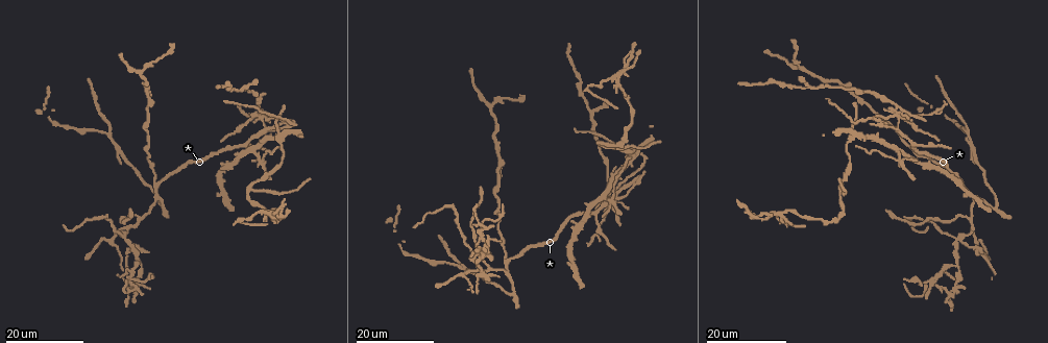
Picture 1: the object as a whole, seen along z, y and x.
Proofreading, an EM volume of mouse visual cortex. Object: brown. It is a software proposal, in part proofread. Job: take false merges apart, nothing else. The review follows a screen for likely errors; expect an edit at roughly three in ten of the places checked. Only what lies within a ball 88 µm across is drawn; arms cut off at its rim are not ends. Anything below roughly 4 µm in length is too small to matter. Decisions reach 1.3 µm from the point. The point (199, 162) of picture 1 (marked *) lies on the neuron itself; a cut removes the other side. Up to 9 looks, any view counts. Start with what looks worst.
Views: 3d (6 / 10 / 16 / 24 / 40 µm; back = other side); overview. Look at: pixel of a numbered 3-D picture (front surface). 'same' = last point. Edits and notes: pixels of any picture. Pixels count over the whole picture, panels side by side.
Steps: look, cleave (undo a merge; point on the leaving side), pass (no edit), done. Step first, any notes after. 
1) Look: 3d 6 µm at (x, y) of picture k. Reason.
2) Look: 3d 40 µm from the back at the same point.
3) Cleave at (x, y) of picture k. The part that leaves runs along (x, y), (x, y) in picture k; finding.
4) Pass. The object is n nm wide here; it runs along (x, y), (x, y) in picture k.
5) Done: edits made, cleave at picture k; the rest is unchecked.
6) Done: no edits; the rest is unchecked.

Look: 3d 16 µm at (899, 162) of picture 1. Four or more arms meet.

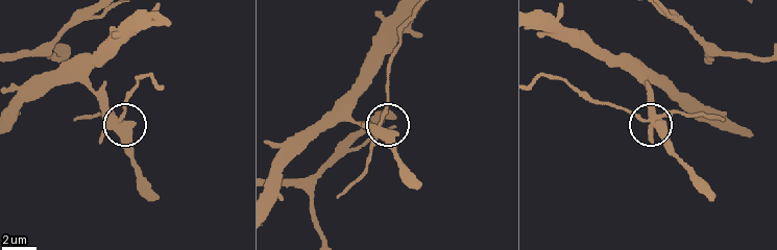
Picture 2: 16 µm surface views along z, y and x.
Look: 3d 10 µm at (653, 121) of picture 2. Closer look.

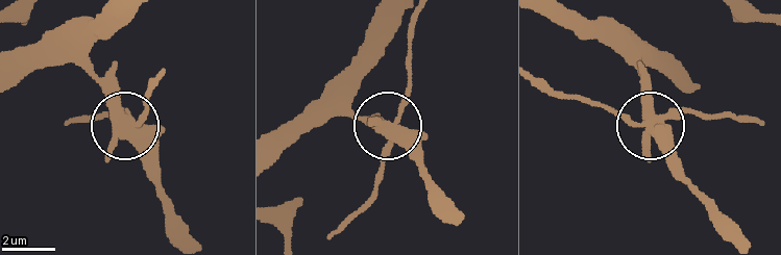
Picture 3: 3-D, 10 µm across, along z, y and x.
Pass. The side arm is 7 µm long; one neuron here.

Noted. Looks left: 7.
Look: 3d 16 µm at (250, 188) of picture 1.

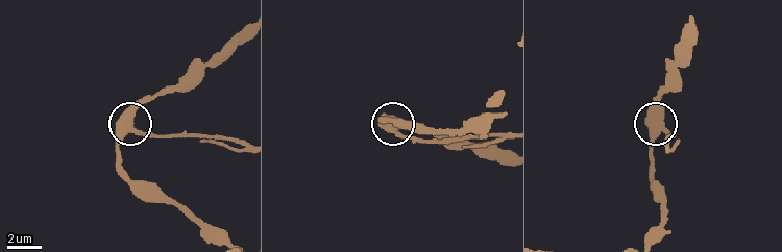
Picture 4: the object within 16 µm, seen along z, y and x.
Look: 3d 6 µm at (394, 134) of picture 4.

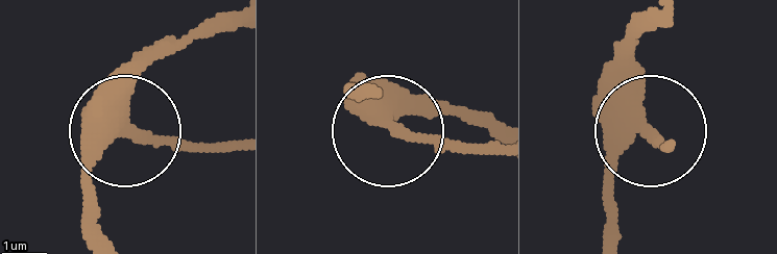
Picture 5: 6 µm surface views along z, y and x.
Cleave at (184, 148) of picture 5. The object is 350 nm wide here; the part that leaves runs along (128, 128), (237, 150) in picture 5; a second neuron is stuck on.

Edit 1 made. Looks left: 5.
Look: 3d 24 µm at (953, 291) of picture 1. Four arms meet.

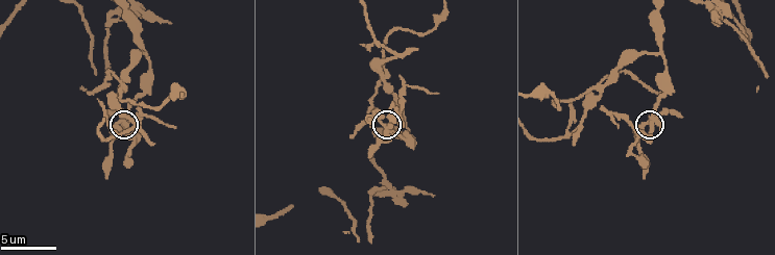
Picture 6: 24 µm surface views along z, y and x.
Look: 3d 10 µm at (122, 119) of picture 6.

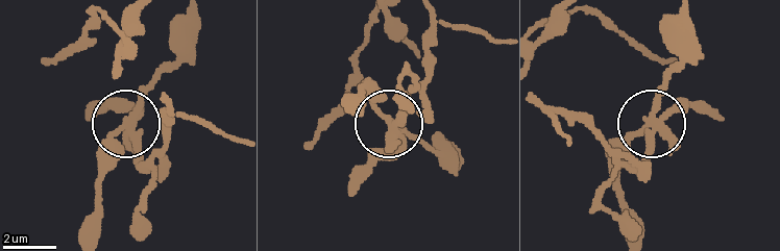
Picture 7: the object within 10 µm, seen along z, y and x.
Cleave at (123, 99) of picture 7. The side arm is 6 µm long; 4 arms meet here; two neurons meet here.

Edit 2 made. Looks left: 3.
Look: overview. Redraw.

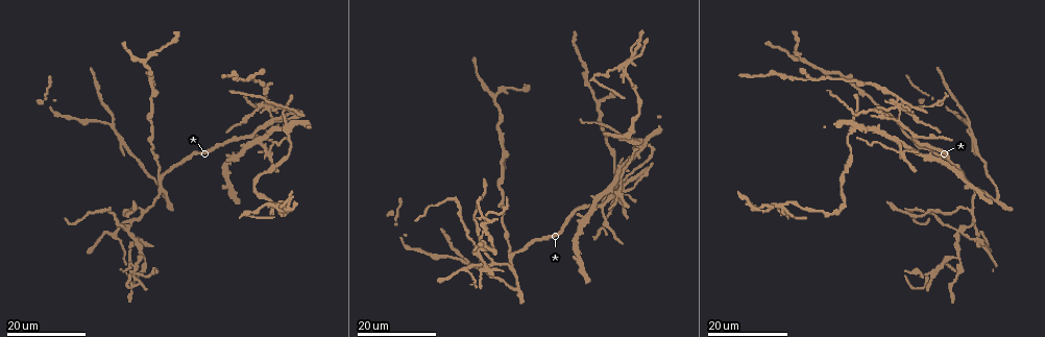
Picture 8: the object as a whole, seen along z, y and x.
Look: 3d 16 µm at (288, 124) of picture 8. Side arm on a straight run.

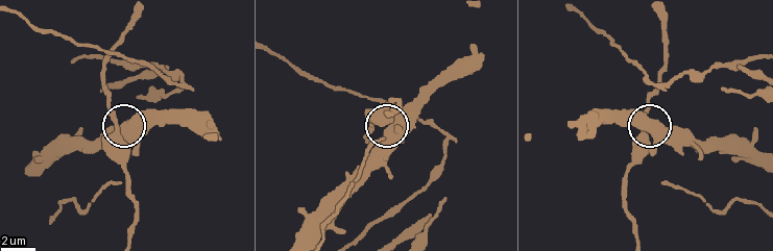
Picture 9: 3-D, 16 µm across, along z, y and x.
Look: 3d 6 µm at (118, 127) of picture 9. Zoom in.

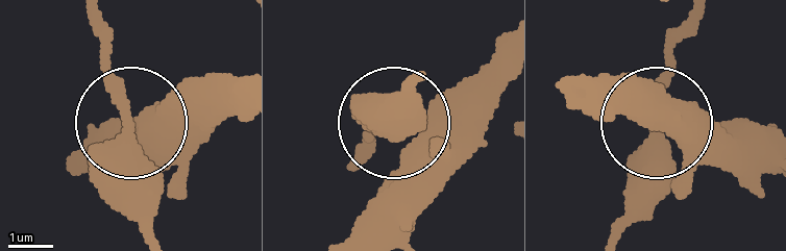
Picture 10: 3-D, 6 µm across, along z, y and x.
Pass. All the same neuron.

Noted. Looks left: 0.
Done: edits made, cleave at picture 5, cleave at picture 7; the rest is unchecked.

